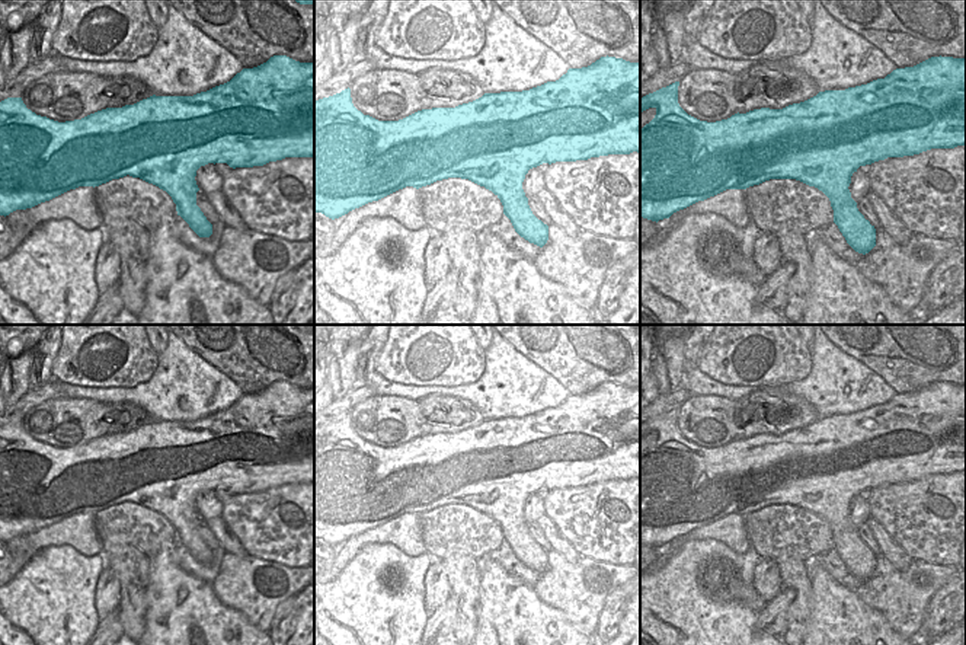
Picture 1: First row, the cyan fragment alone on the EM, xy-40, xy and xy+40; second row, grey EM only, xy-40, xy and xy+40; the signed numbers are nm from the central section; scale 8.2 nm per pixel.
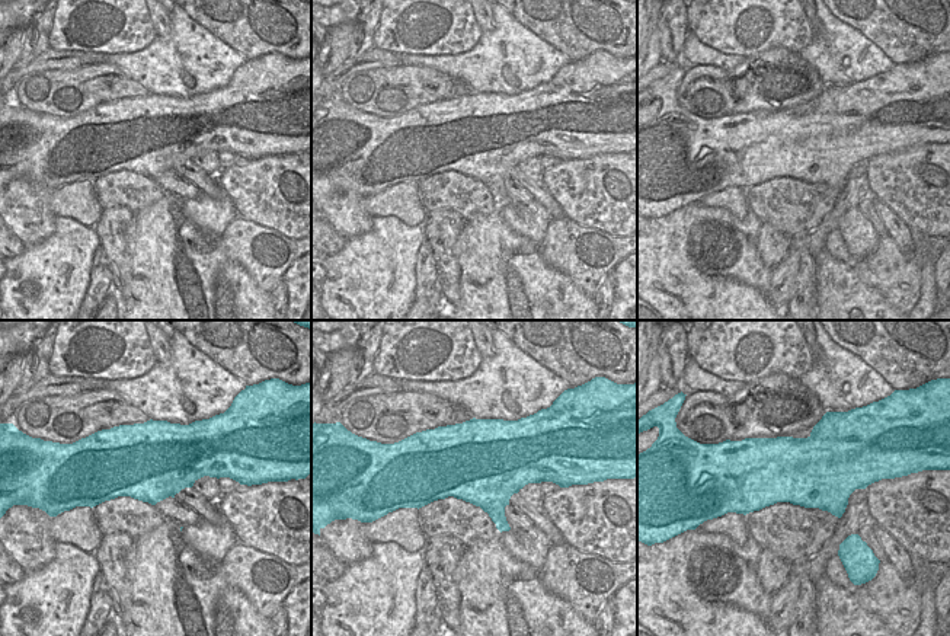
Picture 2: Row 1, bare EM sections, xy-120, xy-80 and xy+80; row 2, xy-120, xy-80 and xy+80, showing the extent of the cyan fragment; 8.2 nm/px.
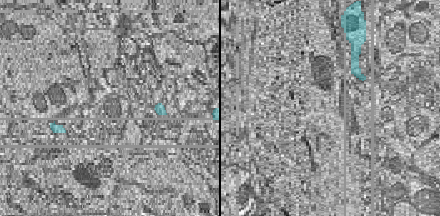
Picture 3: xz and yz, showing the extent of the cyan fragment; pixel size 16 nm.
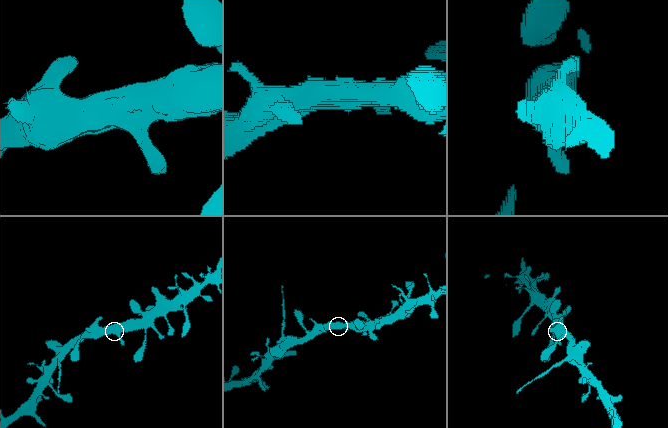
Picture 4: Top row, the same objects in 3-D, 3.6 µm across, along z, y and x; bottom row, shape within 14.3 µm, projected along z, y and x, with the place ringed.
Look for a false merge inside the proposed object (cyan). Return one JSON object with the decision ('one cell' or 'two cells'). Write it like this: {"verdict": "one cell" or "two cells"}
{"verdict": "one cell"}

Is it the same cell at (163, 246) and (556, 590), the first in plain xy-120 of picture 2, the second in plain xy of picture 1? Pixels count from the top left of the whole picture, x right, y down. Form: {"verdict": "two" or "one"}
{"verdict": "two"}

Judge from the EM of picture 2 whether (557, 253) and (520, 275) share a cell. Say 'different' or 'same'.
different

